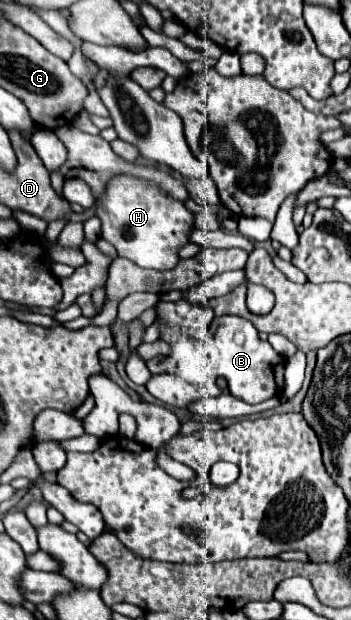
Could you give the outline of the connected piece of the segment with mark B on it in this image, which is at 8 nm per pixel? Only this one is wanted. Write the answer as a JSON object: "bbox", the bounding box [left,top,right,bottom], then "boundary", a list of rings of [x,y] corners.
{"bbox":[172,316,284,404],"boundary":[[[238,316],[220,318],[214,342],[196,342],[184,338],[172,344],[172,358],[176,360],[174,374],[196,384],[208,396],[220,394],[218,378],[226,380],[232,396],[248,404],[264,402],[272,398],[276,390],[284,388],[284,358],[276,354],[268,342],[258,338],[252,322]]]}

